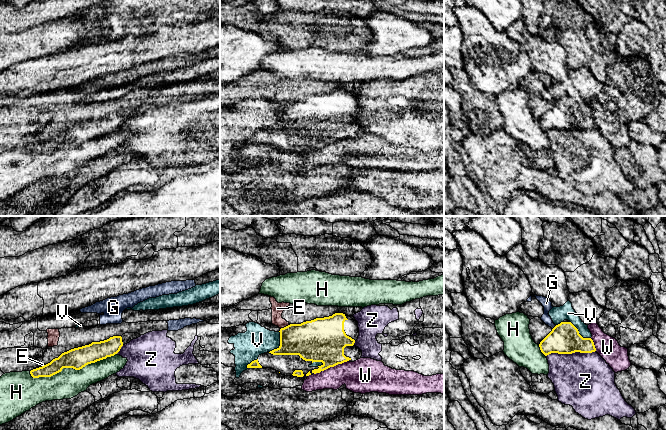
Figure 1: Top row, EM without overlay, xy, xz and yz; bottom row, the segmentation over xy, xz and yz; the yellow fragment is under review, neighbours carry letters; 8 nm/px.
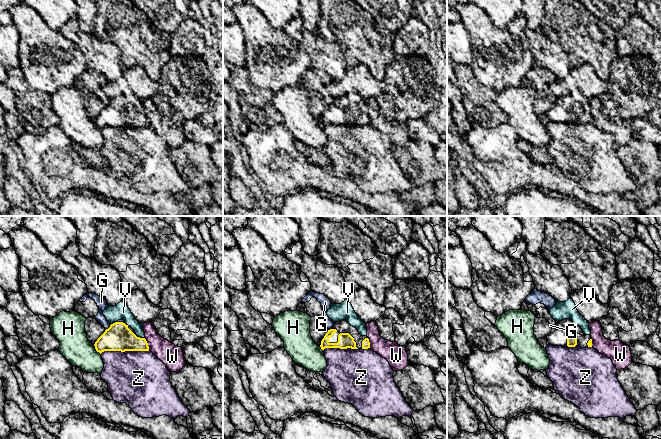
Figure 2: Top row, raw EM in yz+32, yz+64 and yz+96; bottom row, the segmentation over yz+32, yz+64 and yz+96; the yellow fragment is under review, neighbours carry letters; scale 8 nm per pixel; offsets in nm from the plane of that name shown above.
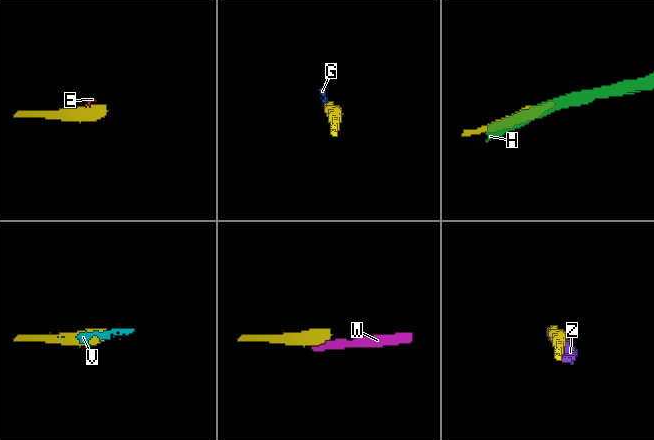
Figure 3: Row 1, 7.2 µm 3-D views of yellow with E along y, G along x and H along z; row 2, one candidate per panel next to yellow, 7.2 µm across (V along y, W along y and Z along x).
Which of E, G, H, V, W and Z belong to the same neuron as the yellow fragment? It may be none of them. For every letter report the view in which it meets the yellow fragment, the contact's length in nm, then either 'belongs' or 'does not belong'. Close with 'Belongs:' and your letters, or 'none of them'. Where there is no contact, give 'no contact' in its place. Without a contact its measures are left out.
E: xz | 100 nm | does not belong
G: yz | 50 nm | does not belong
H: xy | 700 nm | does not belong
V: xz | 190 nm | does not belong
W: xz | 240 nm | does not belong
Z: yz | 400 nm | does not belong
Belongs: none of them

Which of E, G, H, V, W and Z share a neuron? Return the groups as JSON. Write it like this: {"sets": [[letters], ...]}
{"sets": [["E", "G"], ["H"], ["V"], ["W"], ["Z"]]}

